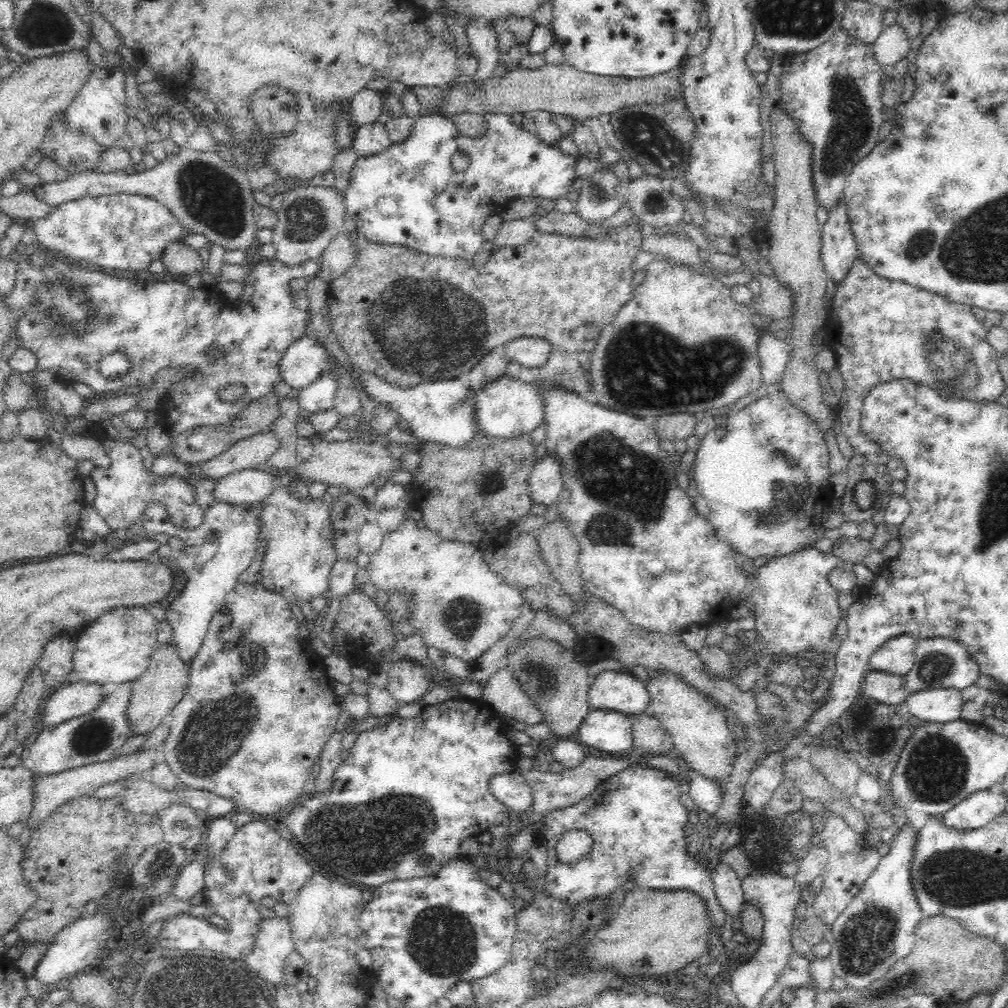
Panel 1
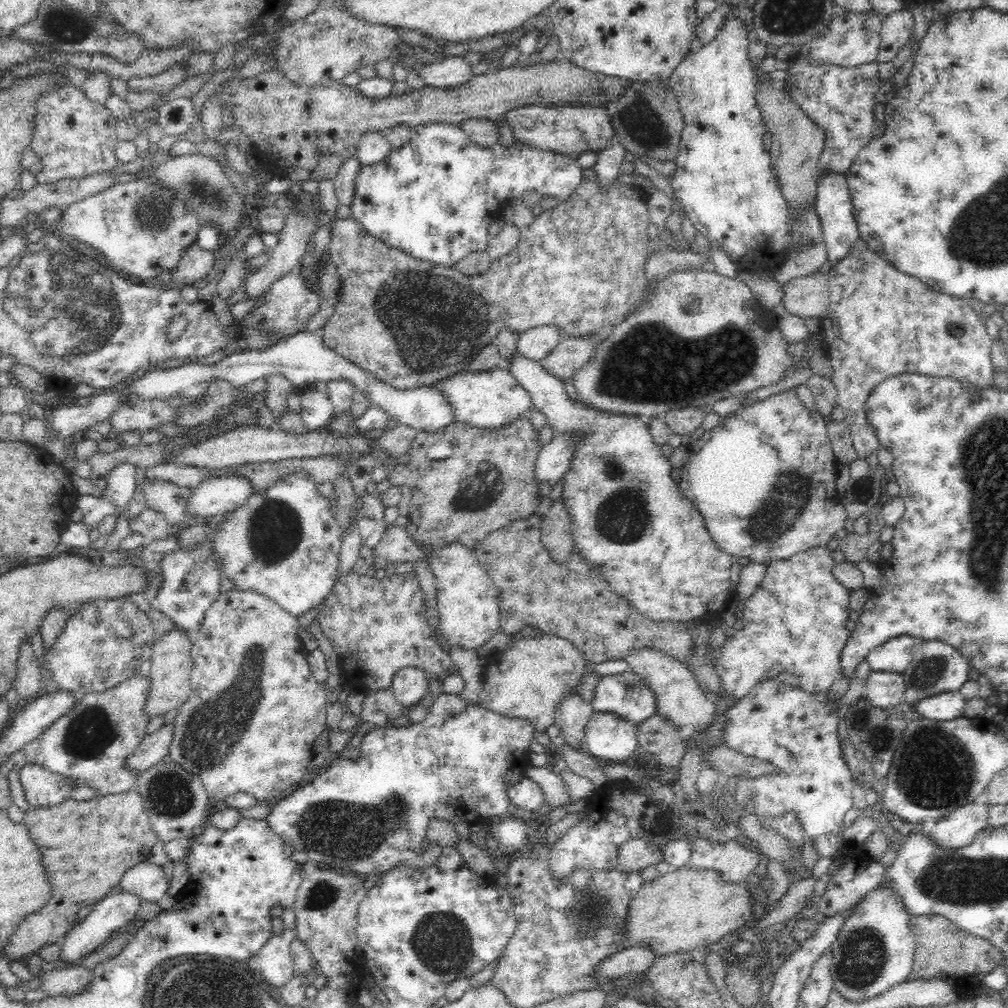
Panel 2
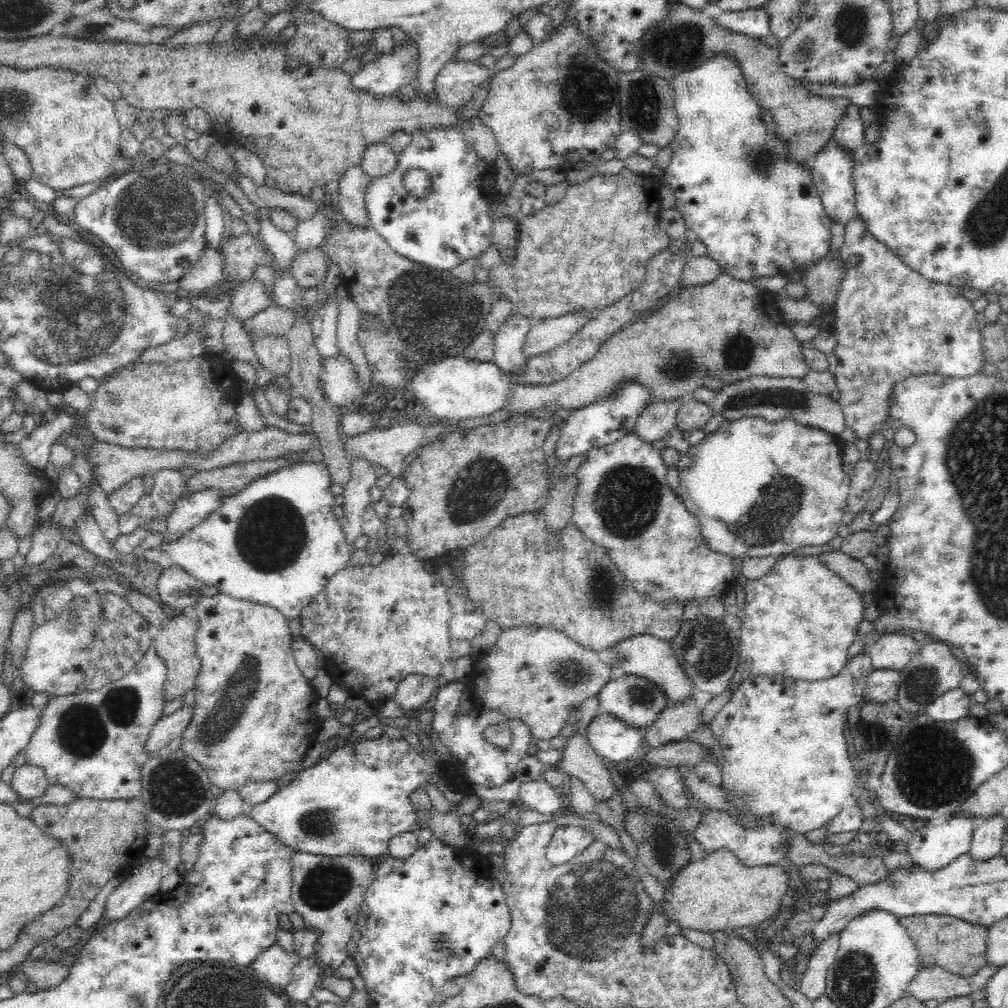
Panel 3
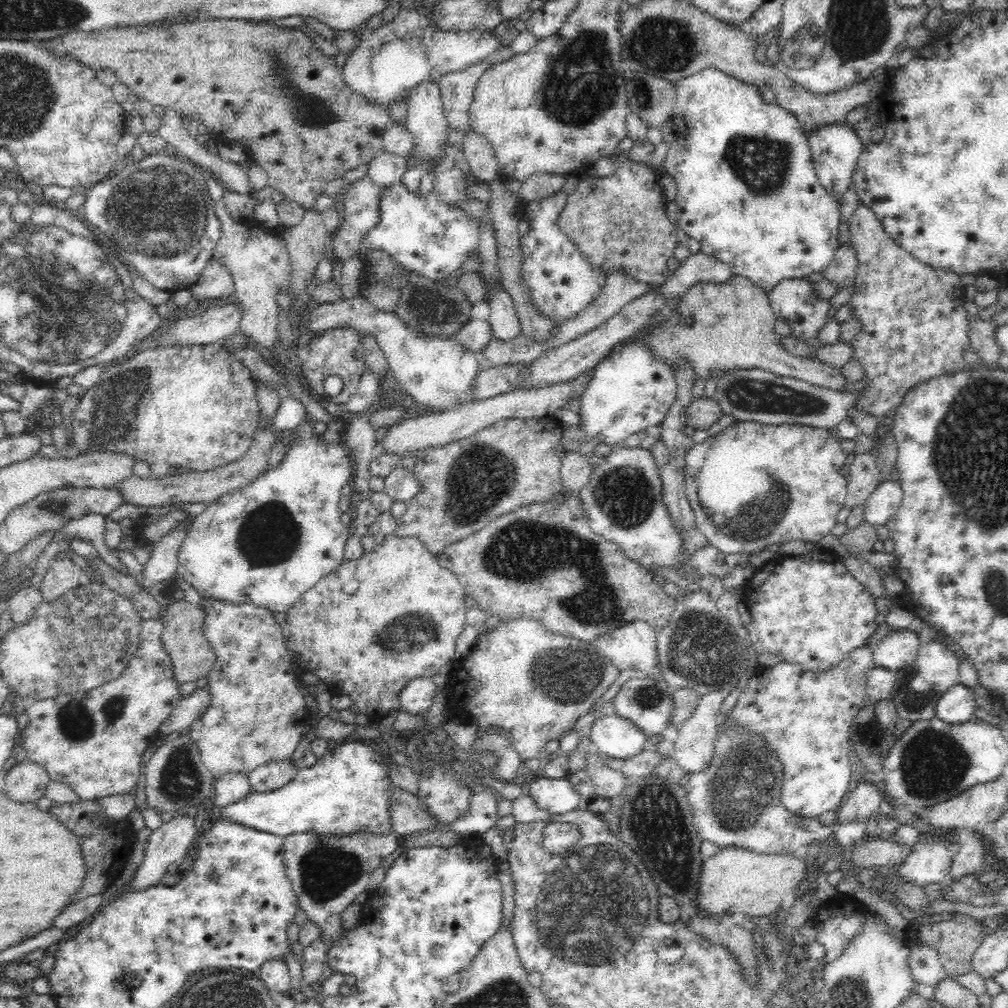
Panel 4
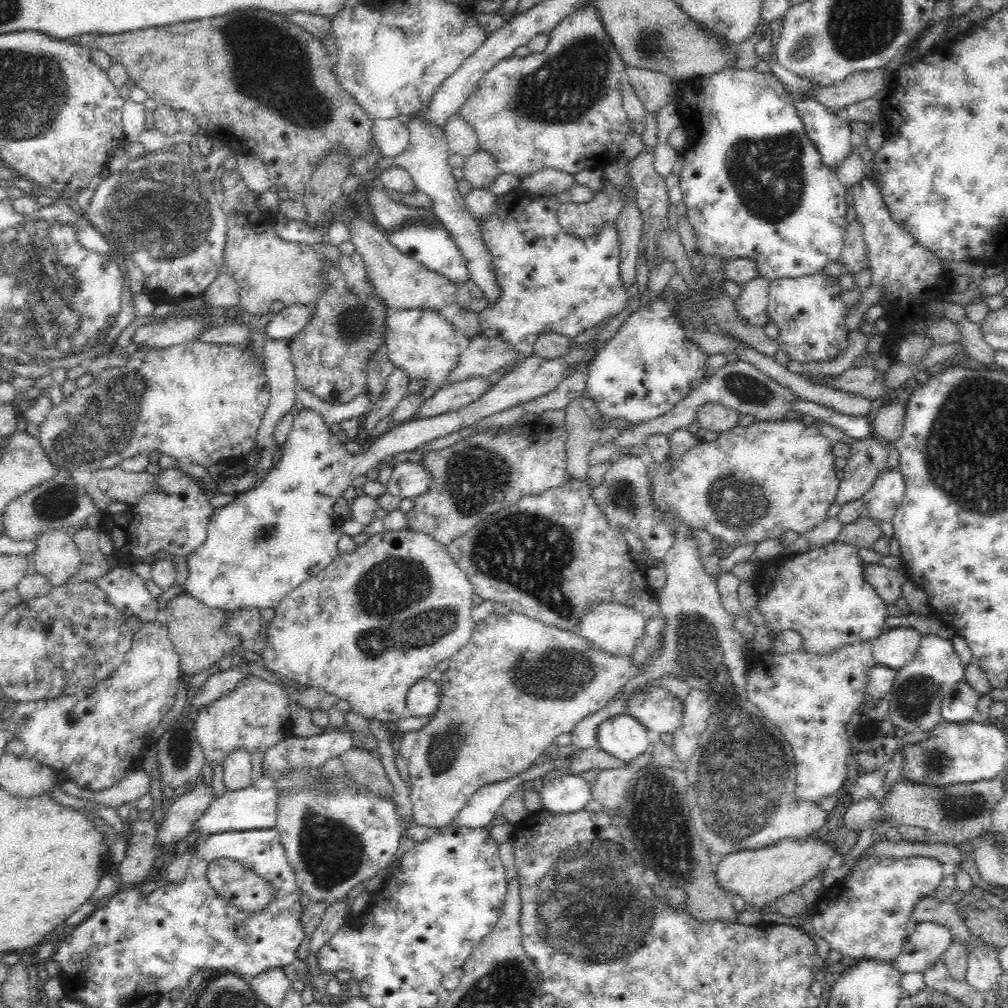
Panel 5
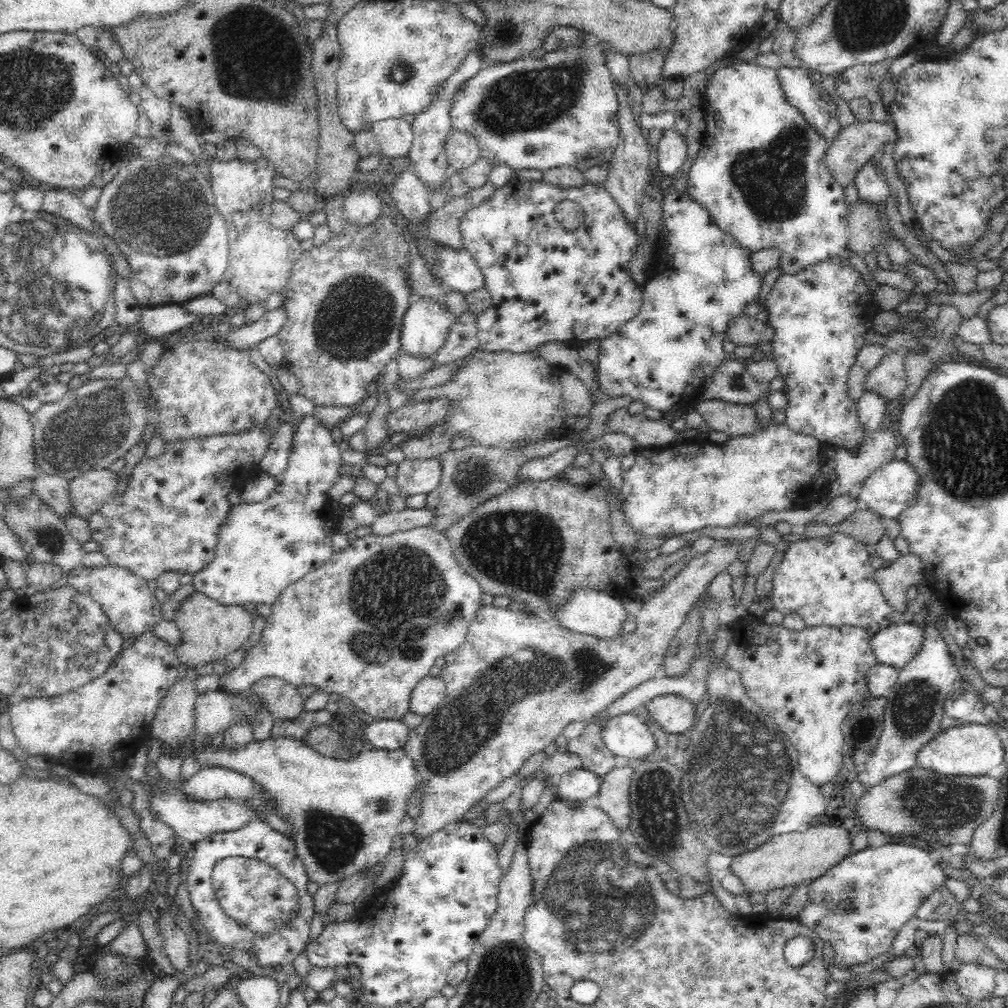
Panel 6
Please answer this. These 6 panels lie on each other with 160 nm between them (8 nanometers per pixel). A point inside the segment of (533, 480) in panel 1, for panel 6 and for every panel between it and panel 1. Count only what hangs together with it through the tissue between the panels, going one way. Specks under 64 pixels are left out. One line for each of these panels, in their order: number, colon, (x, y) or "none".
2: (553, 460)
3: (602, 423)
4: (631, 390)
5: (647, 367)
6: (662, 356)

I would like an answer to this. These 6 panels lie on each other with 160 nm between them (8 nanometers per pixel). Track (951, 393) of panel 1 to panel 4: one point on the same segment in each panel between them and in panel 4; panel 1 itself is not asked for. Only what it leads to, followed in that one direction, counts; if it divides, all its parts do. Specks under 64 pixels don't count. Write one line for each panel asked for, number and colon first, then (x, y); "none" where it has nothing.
2: (880, 323)
3: (890, 323)
4: (915, 326)

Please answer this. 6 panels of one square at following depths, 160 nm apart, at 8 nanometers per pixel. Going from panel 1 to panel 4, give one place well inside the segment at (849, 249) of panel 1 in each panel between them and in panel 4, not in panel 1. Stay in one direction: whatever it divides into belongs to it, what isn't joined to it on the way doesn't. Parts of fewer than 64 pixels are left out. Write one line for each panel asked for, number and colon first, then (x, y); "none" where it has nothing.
2: (833, 204)
3: (831, 170)
4: (835, 149)

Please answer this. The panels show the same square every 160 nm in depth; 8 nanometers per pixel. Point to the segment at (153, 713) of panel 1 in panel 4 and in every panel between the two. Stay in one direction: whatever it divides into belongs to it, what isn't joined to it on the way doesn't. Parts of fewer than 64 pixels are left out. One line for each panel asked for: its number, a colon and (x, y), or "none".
2: (169, 669)
3: (174, 645)
4: (182, 639)

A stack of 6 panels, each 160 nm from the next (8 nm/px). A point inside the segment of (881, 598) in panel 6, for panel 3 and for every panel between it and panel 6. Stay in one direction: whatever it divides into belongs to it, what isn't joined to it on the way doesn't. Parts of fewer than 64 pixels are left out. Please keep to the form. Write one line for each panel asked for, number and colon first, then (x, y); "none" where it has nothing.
3: (801, 618)
4: (810, 612)
5: (821, 594)

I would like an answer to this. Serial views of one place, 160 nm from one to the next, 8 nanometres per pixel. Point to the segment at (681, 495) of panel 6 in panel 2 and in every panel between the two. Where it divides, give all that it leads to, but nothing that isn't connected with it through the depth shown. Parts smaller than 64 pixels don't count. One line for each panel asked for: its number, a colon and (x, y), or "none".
2: (763, 480)
3: (758, 487)
4: (753, 485)
5: (754, 482)

